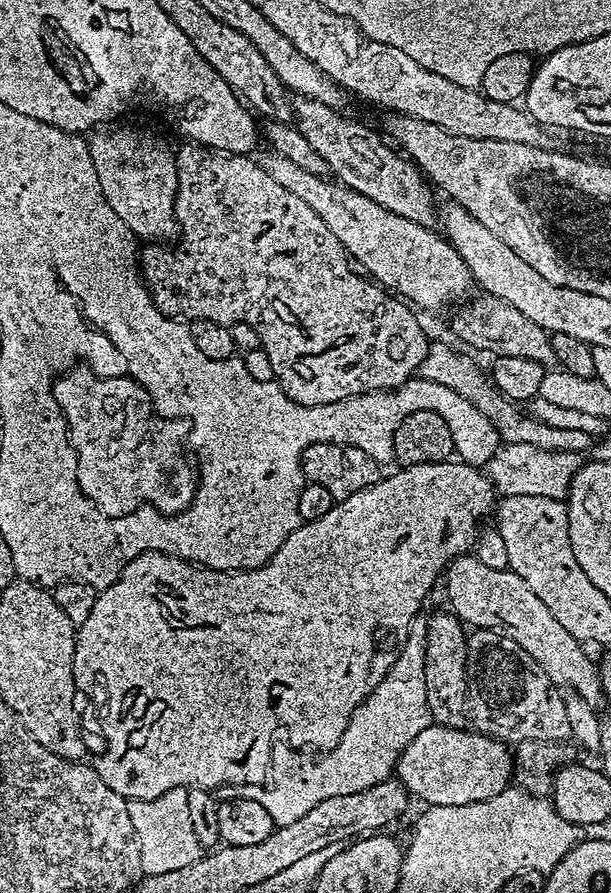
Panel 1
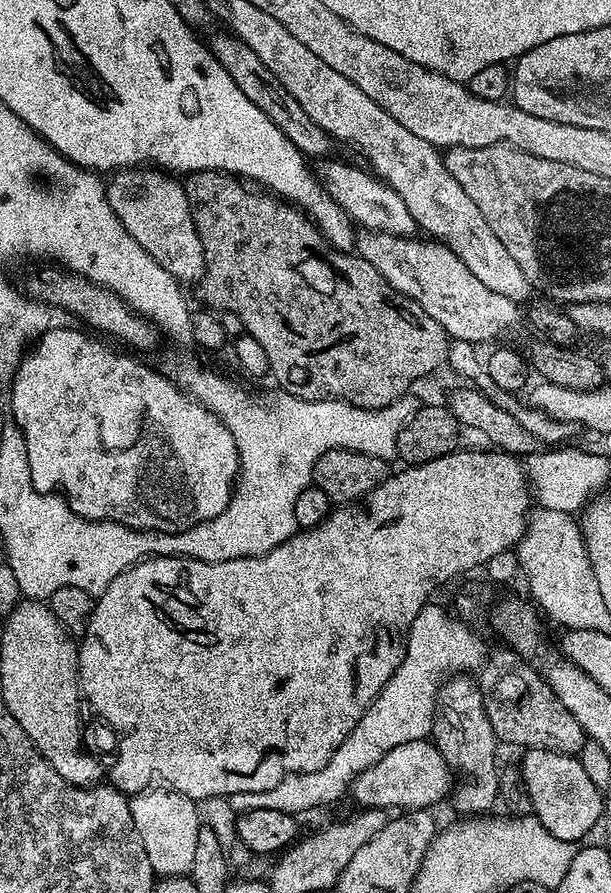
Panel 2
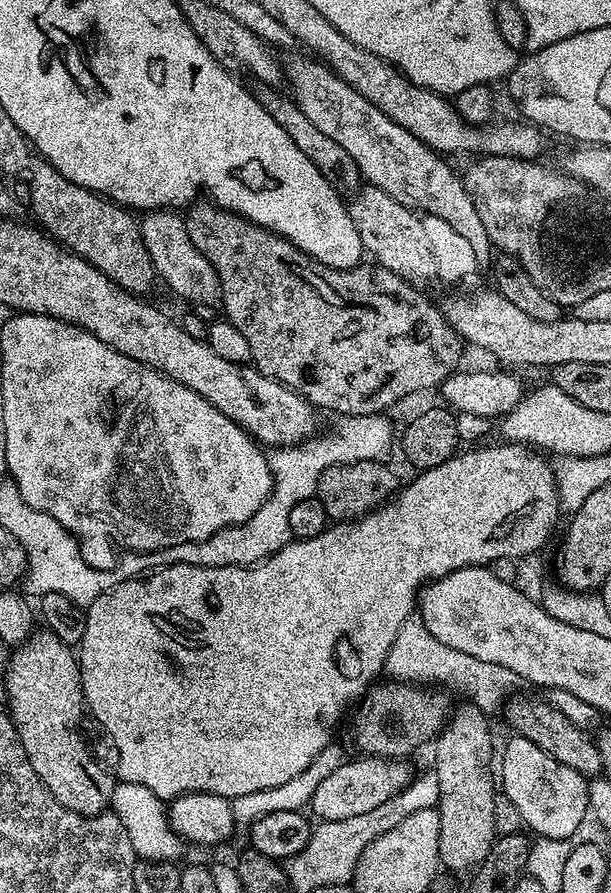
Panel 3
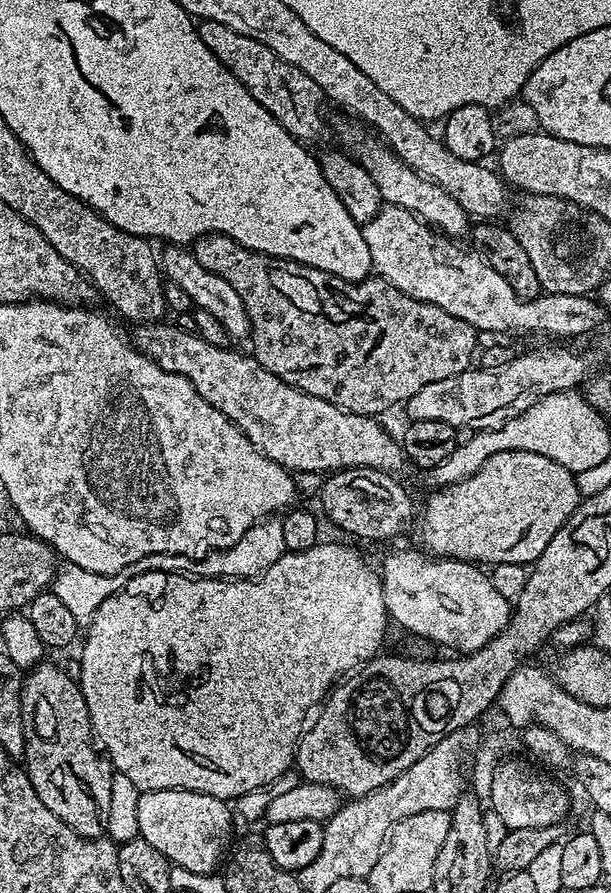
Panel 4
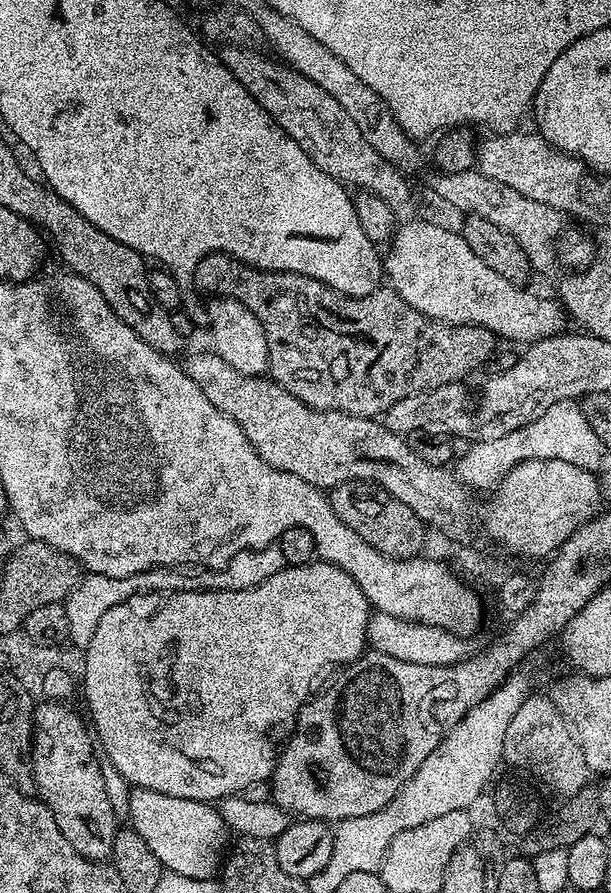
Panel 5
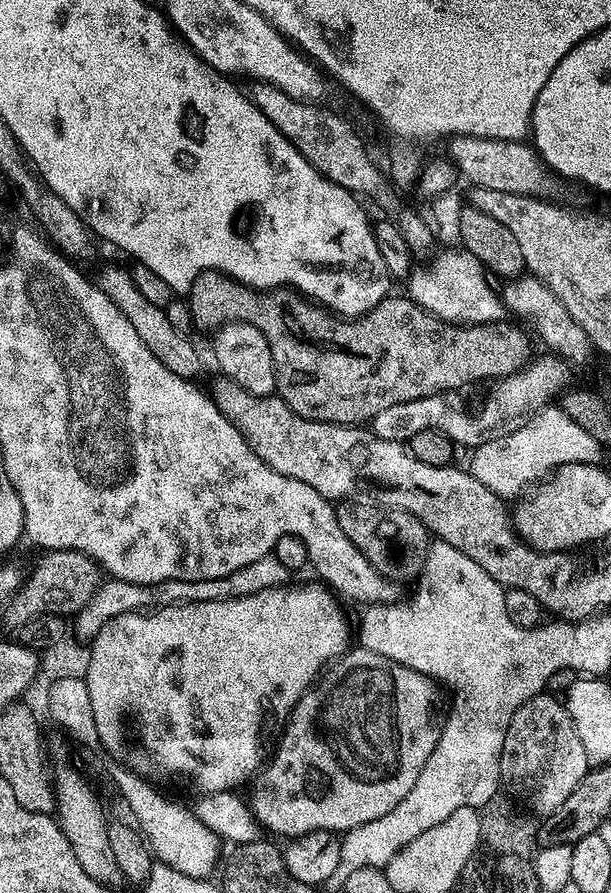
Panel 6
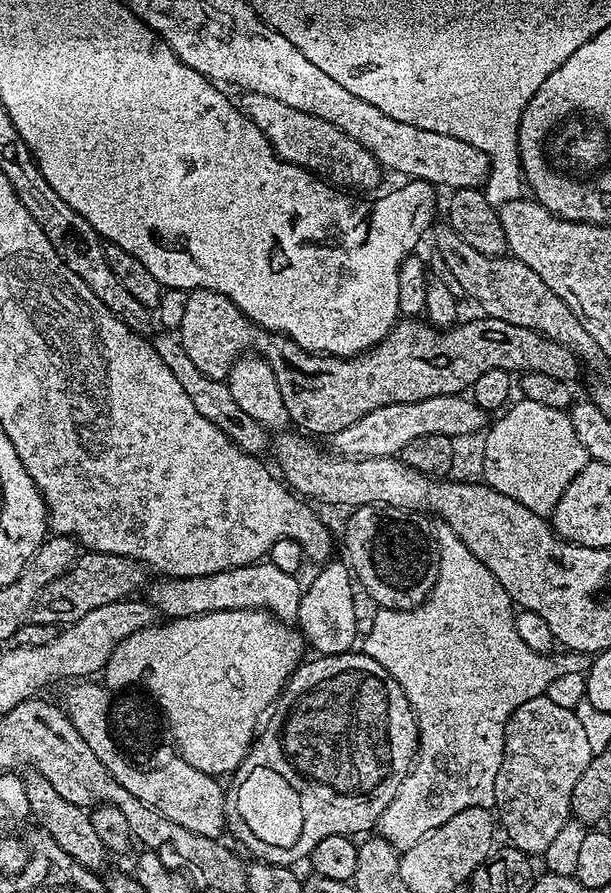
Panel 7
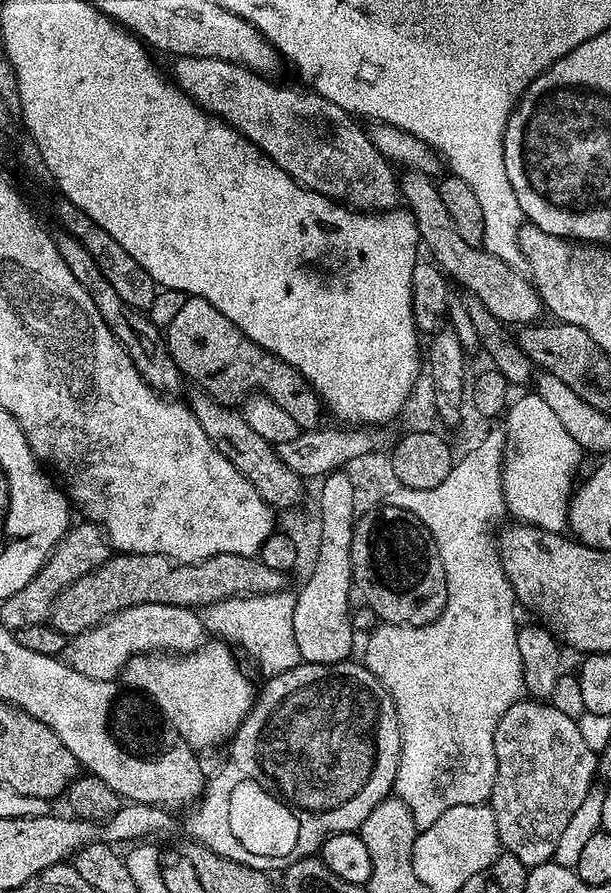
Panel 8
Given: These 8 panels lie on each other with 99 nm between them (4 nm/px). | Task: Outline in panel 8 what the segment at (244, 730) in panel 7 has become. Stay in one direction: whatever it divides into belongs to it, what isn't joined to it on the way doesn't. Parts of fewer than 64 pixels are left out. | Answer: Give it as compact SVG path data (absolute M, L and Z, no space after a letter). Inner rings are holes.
M212 638L192 652L135 656L124 667L122 680L127 687L139 690L145 697L150 698L152 703L160 709L160 715L172 725L174 730L178 730L178 734L193 750L212 748L215 744L223 745L231 741L239 730L240 723L255 704L258 695L257 685L252 685L251 678L244 676L235 654L237 655L224 640Z

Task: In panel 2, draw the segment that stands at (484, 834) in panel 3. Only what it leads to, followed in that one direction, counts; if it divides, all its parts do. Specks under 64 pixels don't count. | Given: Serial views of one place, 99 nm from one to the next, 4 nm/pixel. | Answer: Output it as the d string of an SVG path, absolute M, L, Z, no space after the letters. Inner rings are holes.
M453 674L444 681L436 695L436 709L432 715L430 739L442 758L457 773L464 775L464 784L457 783L450 801L461 817L488 814L497 807L500 772L496 768L498 741L486 714L480 685L468 674Z

